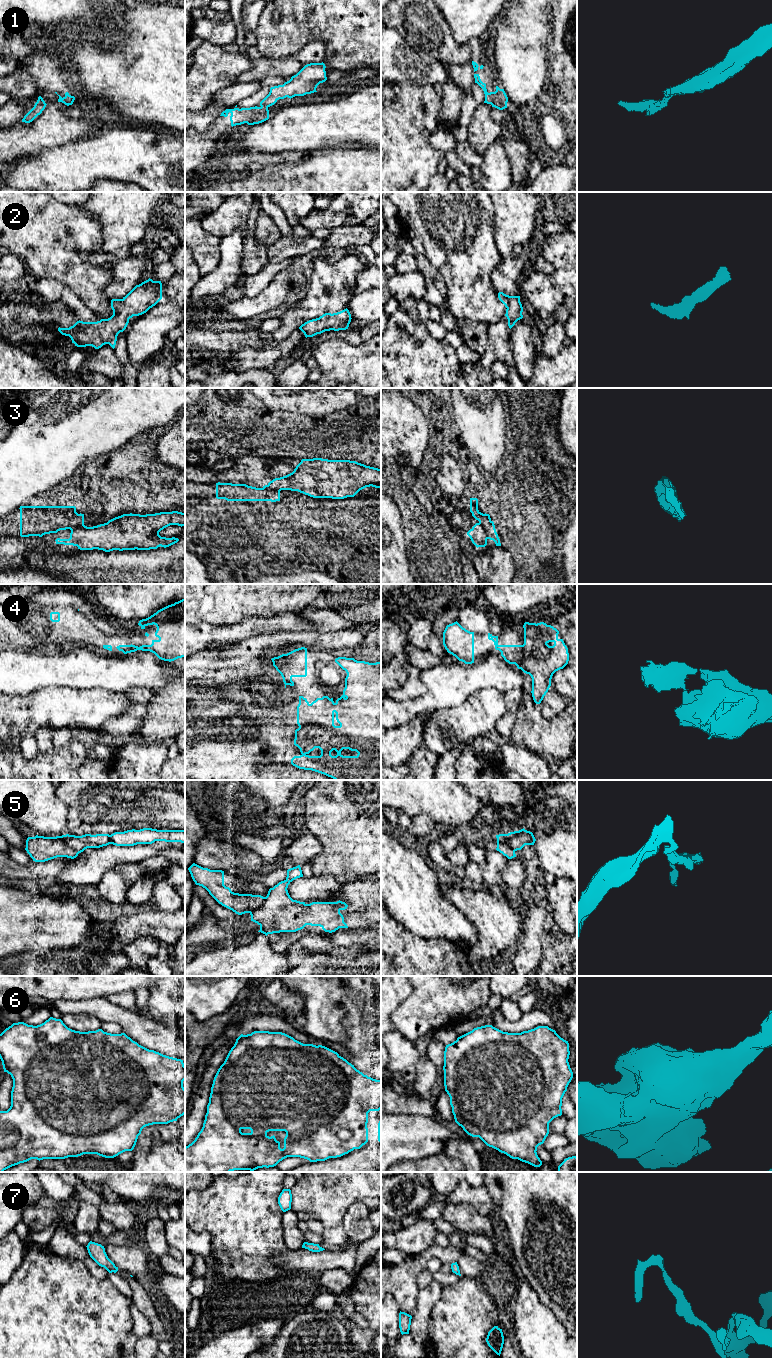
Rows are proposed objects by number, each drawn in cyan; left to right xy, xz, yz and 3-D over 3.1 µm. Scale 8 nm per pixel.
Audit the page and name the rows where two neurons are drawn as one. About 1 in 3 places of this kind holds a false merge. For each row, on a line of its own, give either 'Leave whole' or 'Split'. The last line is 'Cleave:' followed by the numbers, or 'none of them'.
1: Leave whole
2: Leave whole
3: Split
4: Leave whole
5: Split
6: Leave whole
7: Leave whole
Cleave: 3, 5

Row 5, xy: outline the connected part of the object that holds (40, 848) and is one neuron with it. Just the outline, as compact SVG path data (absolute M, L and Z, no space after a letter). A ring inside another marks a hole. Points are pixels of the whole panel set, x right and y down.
M65 835L28 837L25 850L35 862L45 862L57 857L74 859L79 854L65 843Z

